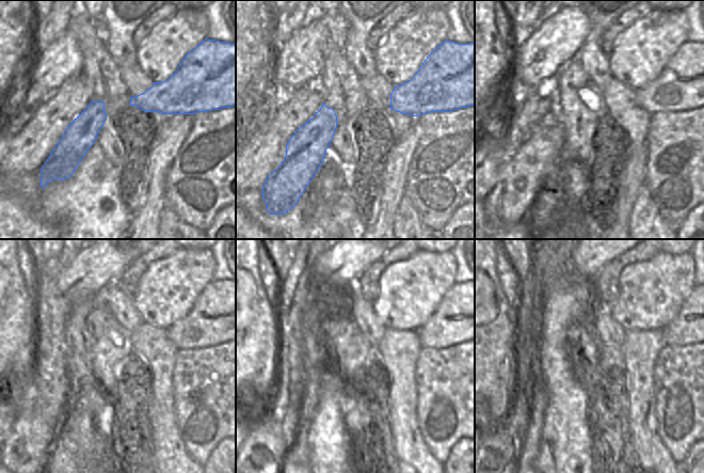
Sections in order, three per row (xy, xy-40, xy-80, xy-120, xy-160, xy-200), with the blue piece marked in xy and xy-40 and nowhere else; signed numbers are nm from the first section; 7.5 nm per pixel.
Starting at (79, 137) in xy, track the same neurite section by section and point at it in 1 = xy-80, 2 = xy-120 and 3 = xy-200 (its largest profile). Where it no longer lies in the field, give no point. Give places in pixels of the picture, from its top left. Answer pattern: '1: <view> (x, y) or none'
1: xy-80 (529, 175)
2: xy-120 (62, 384)
3: xy-200 (498, 456)

